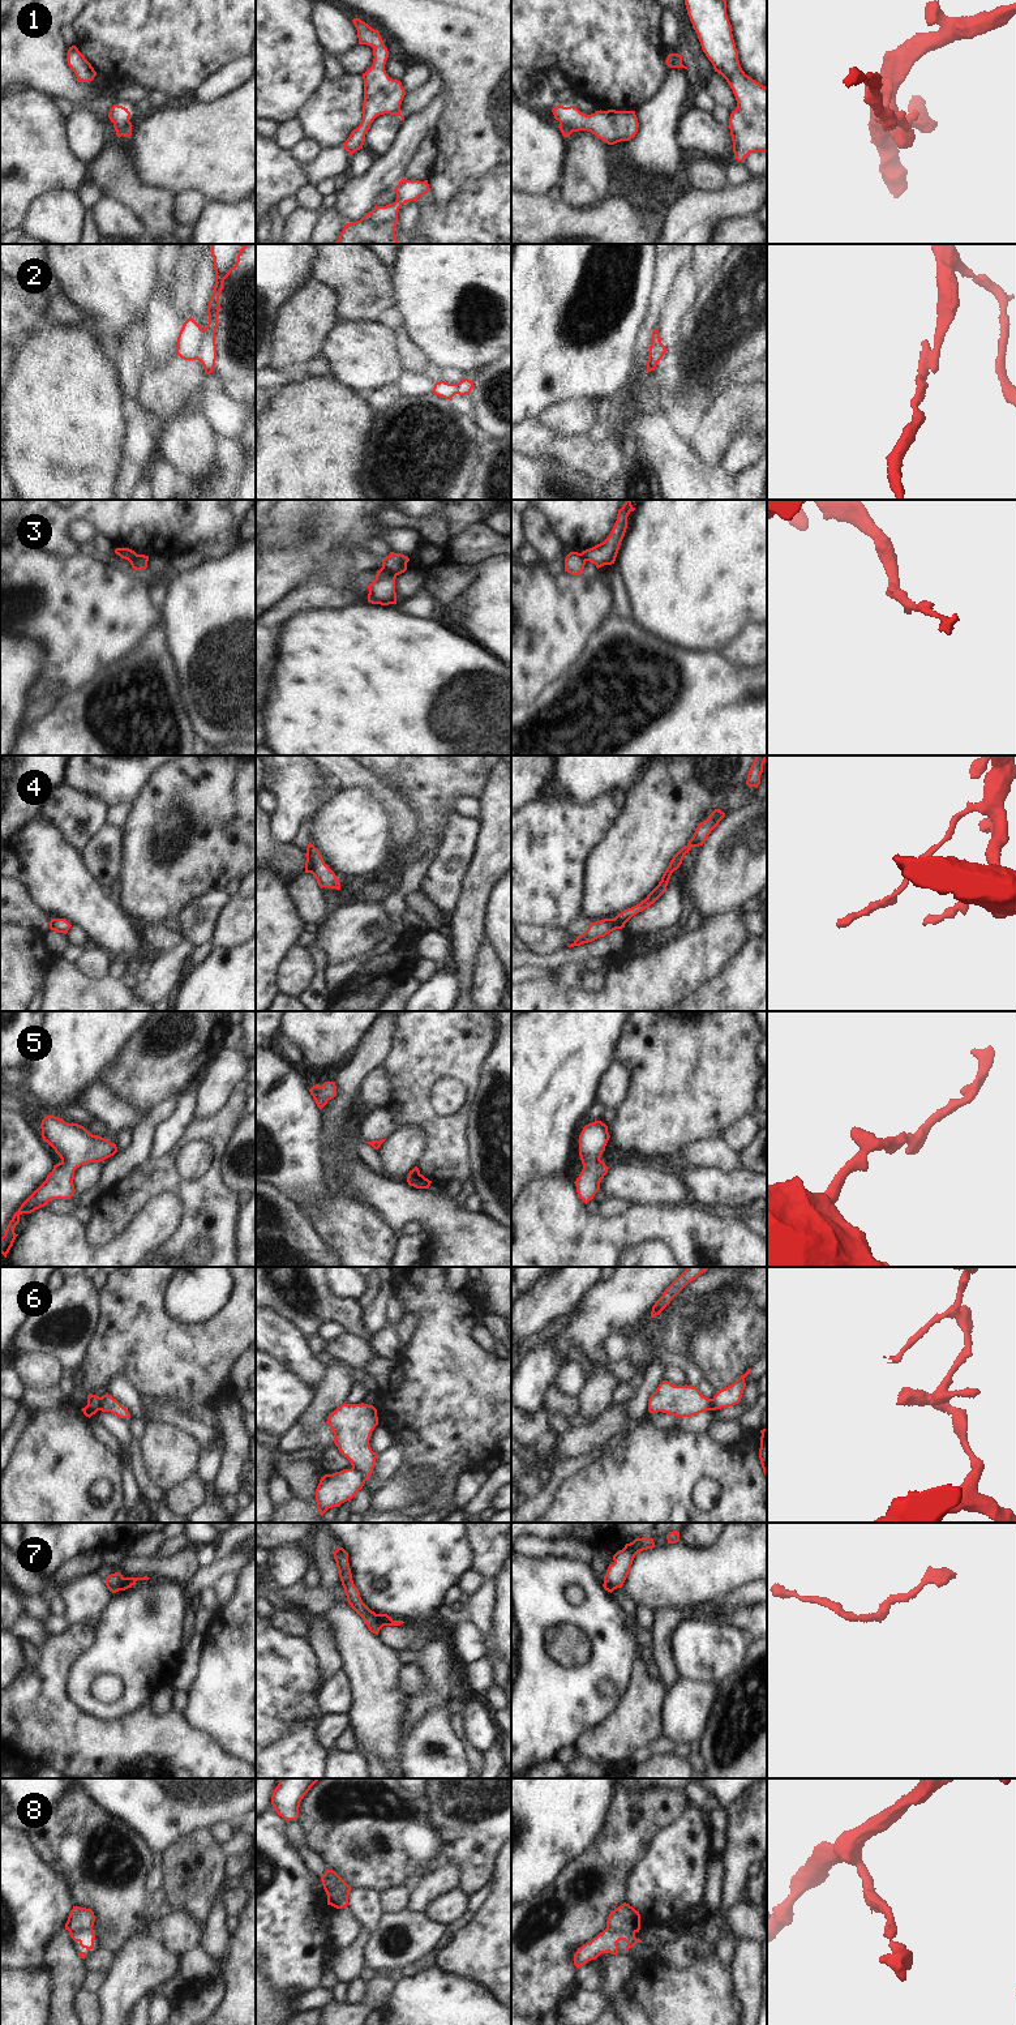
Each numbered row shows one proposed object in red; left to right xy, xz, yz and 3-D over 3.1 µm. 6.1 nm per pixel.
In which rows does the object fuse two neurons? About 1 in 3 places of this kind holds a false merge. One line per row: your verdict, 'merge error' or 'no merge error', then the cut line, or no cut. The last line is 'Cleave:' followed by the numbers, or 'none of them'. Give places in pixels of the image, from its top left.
1: no merge error | no cut
2: merge error | xy (201, 329), (201, 346), (196, 358)
3: merge error | xz (381, 568), (395, 576)
4: merge error | yz (613, 919), (624, 924)
5: no merge error | no cut
6: merge error | xz (351, 1468), (365, 1480)
7: no merge error | no cut
8: merge error | xz (324, 1874), (331, 1886), (342, 1891), (341, 1904), (337, 1908)
Cleave: 2, 3, 4, 6, 8

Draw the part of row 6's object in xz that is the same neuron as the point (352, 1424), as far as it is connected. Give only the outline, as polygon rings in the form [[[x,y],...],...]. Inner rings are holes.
[[[342,1404],[327,1417],[334,1443],[365,1481],[370,1480],[376,1452],[369,1446],[370,1434],[378,1425],[377,1409],[368,1404]]]

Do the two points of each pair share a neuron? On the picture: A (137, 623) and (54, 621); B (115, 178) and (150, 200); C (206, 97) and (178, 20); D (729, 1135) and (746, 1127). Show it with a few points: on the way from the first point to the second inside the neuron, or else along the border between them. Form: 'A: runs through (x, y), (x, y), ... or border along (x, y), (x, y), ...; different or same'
A: runs through (116, 621), (74, 621); same
B: runs through (124, 185), (141, 198); same
C: border along (226, 64), (213, 72), (193, 94); different
D: runs through (733, 1135), (738, 1135), (742, 1131); same

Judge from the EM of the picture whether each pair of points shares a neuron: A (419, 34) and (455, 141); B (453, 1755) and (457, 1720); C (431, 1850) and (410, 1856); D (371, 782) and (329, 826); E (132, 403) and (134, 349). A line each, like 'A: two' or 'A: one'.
A: one
B: two
C: one
D: two
E: one

